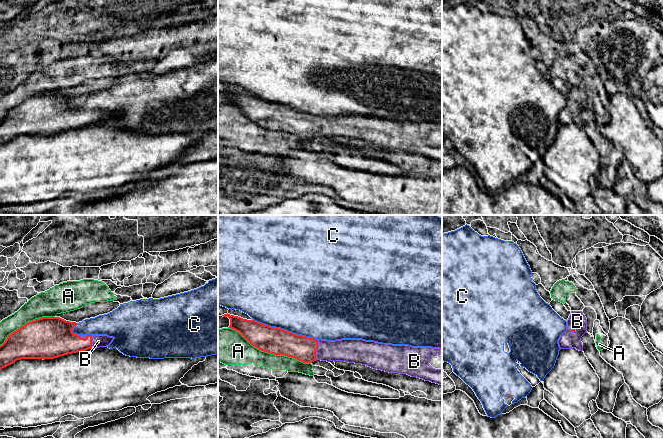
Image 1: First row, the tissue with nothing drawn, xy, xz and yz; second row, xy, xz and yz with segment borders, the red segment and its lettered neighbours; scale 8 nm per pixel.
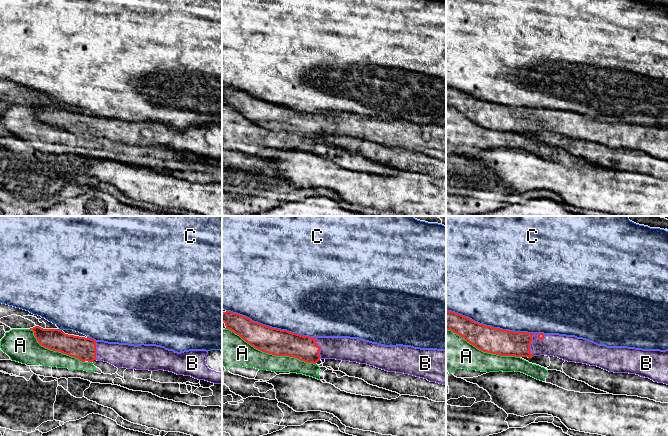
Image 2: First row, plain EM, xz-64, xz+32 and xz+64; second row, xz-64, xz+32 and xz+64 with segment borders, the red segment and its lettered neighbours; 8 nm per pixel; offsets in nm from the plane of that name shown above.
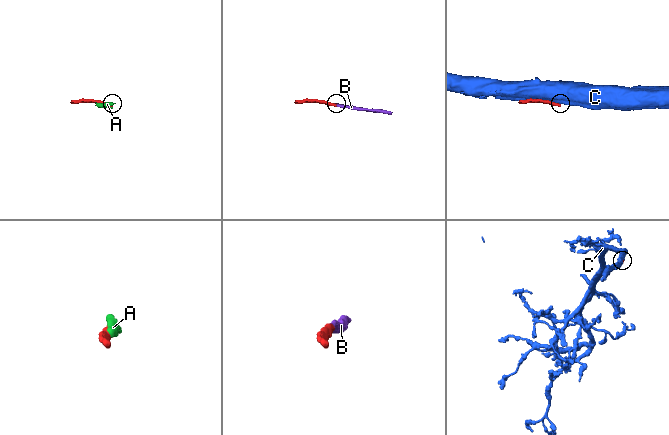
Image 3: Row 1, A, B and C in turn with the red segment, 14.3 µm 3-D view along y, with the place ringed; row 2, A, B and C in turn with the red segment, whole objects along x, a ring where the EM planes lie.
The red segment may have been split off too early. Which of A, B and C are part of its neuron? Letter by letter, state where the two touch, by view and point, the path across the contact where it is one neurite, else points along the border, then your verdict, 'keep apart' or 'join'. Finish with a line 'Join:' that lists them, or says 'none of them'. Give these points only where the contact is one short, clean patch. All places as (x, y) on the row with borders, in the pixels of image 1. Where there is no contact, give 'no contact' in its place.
A: meets red in xz at (269, 352); keep apart
B: meets red in xz at (316, 349); runs through xz (302, 348), (316, 349), (347, 350); join
C: meets red in xz at (285, 330); keep apart
Join: B

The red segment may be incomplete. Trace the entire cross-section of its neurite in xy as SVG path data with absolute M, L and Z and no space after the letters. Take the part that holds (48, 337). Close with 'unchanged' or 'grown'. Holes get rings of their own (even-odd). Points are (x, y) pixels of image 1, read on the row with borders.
M42 317L26 323L8 335L0 345L0 370L21 359L54 359L64 355L108 346L114 337L107 335L78 335L73 329L78 323L60 317Z; grown

